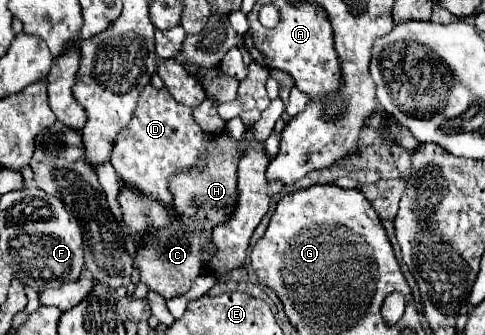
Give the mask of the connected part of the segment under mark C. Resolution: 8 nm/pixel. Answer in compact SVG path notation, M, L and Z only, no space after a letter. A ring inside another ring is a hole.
M179 221L177 225L165 227L165 231L151 231L151 235L143 239L143 249L139 249L135 257L141 269L141 281L147 283L151 291L157 291L165 299L185 295L191 287L191 281L197 275L201 275L199 259L201 259L201 249L205 247L205 239L207 239L205 231L191 233L183 229Z

